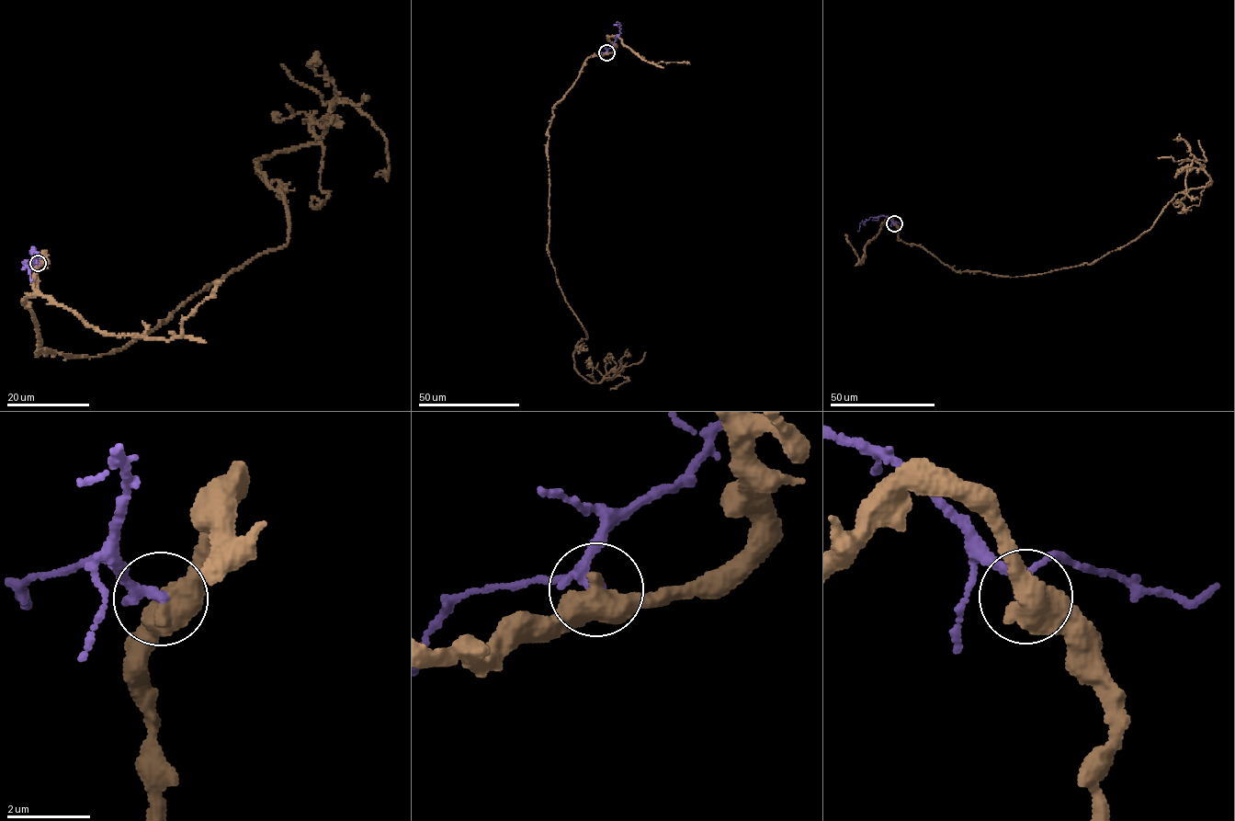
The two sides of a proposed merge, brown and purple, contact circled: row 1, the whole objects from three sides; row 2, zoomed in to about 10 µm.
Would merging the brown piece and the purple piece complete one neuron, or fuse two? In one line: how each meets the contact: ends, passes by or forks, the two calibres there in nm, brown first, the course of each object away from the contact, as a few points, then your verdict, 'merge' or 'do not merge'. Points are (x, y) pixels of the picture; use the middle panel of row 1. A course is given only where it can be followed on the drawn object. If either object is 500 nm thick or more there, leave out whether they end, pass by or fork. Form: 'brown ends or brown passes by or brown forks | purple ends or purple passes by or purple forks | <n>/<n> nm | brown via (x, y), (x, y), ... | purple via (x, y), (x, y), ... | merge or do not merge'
600/200 nm | brown via (606, 52), (588, 58), (552, 108), (547, 248), (587, 336), (574, 368), (592, 383), (628, 377), (610, 390) | purple via (606, 52), (620, 32), (617, 22) | do not merge

